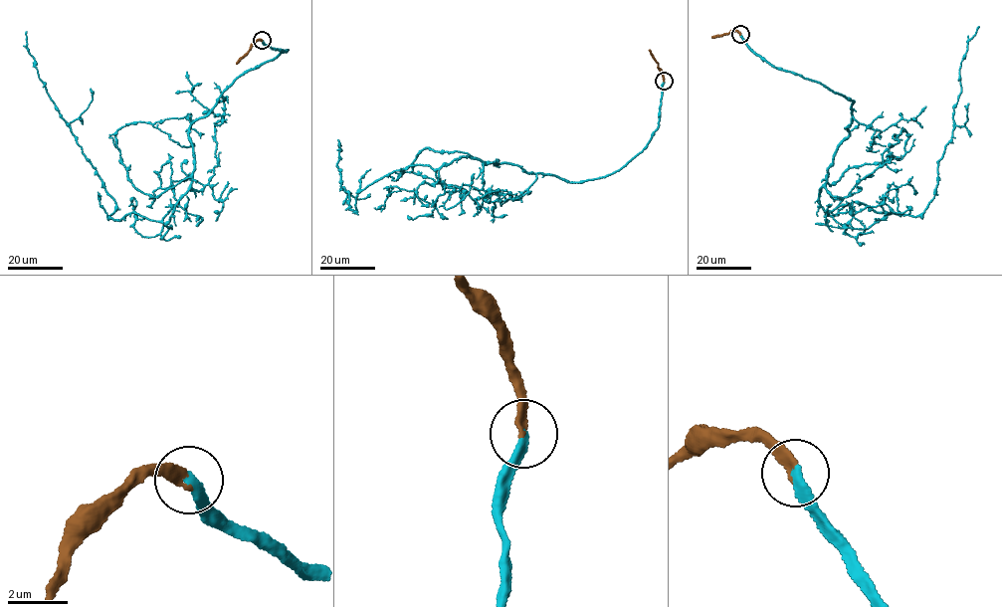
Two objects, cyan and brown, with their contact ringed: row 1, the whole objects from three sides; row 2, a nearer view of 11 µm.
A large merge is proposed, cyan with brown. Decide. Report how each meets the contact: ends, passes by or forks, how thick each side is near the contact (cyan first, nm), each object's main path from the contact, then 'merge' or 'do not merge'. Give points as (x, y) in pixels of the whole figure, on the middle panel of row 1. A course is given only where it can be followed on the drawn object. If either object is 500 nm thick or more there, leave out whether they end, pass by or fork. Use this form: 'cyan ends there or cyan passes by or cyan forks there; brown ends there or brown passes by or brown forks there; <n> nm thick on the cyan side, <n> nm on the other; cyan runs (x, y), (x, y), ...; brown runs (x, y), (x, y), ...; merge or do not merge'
cyan ends there; brown ends there; 320 nm thick on the cyan side, 280 nm on the other; cyan runs (664, 82), (647, 146), (597, 178), (465, 156), (393, 170), (358, 194), (355, 212), (341, 145); brown runs (664, 82), (662, 70), (649, 50); merge

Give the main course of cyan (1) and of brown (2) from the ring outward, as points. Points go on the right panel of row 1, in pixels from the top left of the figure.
1: (740, 34), (773, 66), (854, 101), (823, 211), (857, 201), (917, 216), (934, 197), (978, 26)
2: (740, 34), (731, 31), (712, 38)

